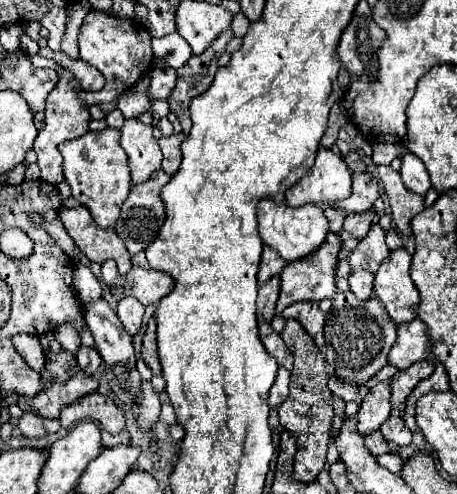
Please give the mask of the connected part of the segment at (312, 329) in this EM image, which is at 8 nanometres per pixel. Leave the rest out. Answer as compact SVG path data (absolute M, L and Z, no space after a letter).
M298 301L298 303L292 303L290 307L286 307L282 311L282 317L284 319L298 319L304 325L304 329L308 331L308 335L314 339L314 343L318 347L324 347L324 335L322 335L324 315L318 309L316 301Z

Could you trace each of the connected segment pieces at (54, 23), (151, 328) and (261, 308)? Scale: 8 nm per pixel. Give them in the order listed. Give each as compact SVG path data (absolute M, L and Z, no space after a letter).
M52 7L40 23L50 31L48 47L52 51L60 51L60 41L64 37L64 29L66 29L66 11L60 7Z
M152 317L150 323L148 323L148 329L146 329L146 335L144 335L144 345L142 345L142 359L152 369L154 375L162 373L158 349L156 349L156 317Z
M272 277L268 283L260 285L258 289L258 313L266 321L272 321L276 315L278 295L280 295L280 277Z

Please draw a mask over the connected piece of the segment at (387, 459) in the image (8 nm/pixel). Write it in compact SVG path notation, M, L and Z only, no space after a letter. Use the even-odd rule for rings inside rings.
M384 453L384 455L378 455L378 457L376 457L376 461L378 461L382 467L386 467L388 471L396 473L396 475L400 475L402 465L404 465L404 461L402 461L398 455L394 455L394 453Z

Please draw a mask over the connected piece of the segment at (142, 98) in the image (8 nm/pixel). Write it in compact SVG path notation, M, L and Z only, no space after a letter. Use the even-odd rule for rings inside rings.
M128 91L118 97L118 109L124 117L140 117L144 111L150 111L150 99L140 91Z

